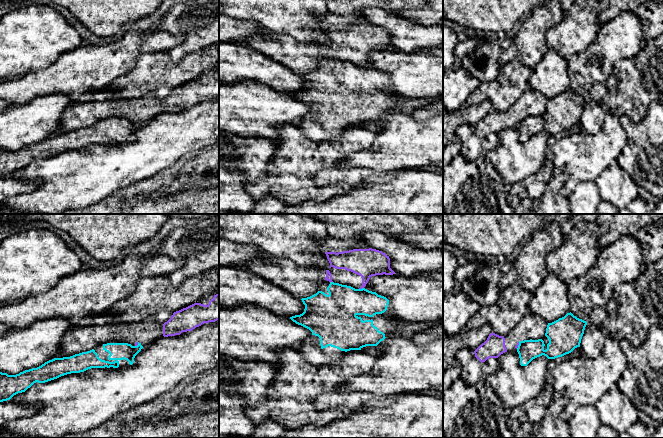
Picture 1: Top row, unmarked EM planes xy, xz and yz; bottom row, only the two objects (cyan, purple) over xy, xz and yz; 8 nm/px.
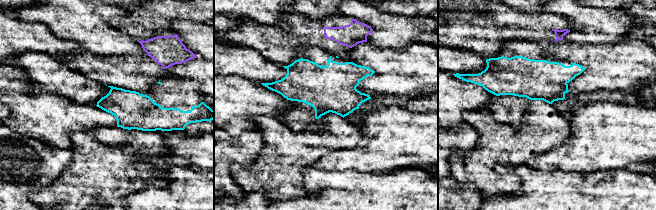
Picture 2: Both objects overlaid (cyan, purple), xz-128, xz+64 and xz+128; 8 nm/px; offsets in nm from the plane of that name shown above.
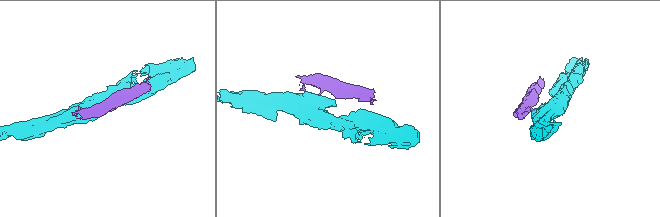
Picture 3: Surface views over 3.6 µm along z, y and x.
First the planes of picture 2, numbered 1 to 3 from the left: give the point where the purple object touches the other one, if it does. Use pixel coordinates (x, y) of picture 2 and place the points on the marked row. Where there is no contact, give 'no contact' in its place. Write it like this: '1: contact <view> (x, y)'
1: no contact
2: no contact
3: no contact

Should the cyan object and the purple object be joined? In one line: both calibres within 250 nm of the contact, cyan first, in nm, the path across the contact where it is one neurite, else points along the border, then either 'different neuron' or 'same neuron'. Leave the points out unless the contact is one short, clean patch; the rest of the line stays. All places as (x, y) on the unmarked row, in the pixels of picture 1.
280 nm thick on the cyan side, 220 nm on the other; different neuron

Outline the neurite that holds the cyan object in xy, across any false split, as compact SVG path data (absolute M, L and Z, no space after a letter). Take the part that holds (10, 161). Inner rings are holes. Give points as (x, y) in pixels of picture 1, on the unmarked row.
M107 119L70 133L54 134L37 144L16 151L0 148L0 178L25 168L33 160L45 159L61 152L84 148L91 144L126 144L134 139L143 122L128 119Z

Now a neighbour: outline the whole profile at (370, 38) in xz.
M353 25L325 30L330 39L329 44L303 43L285 34L272 32L246 38L239 44L254 49L301 75L319 67L319 56L362 65L372 52L396 50L390 44L389 32L376 25Z

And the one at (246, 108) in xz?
M237 80L229 84L219 81L219 130L234 136L274 140L279 127L299 126L312 112L309 105L296 100L289 93L279 92L267 85L250 80Z

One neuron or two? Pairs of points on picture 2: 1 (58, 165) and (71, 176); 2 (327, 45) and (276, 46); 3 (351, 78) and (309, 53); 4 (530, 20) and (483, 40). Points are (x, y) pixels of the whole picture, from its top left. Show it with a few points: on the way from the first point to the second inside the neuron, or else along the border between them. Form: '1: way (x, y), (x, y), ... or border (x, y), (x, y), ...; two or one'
1: border (73, 151), (68, 167), (47, 186); two
2: way (314, 41), (296, 41), (289, 44); one
3: way (341, 77), (333, 77), (319, 63); one
4: way (517, 20), (497, 20), (490, 27); one

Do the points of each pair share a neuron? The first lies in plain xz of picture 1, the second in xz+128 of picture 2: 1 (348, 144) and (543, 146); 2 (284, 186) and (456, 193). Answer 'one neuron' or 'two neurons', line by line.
1: one neuron
2: two neurons

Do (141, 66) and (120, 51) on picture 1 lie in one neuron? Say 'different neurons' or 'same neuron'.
different neurons

